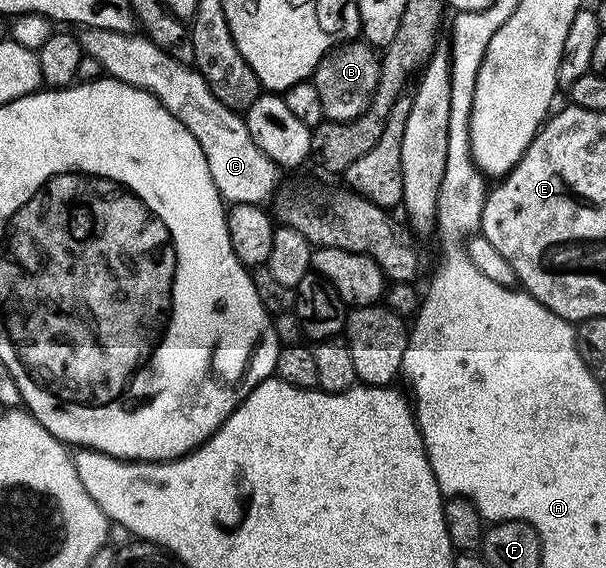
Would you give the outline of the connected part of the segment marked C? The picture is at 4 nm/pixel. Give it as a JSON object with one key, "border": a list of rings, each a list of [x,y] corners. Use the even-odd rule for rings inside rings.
{"border":[[[85,27],[77,38],[82,54],[101,61],[104,72],[112,79],[148,91],[161,101],[189,133],[201,145],[213,185],[217,185],[220,195],[228,204],[258,203],[266,204],[266,199],[275,191],[279,183],[280,168],[253,141],[247,128],[246,118],[240,112],[230,111],[209,89],[209,85],[199,76],[194,66],[169,57],[157,45],[153,45],[139,33],[117,33],[109,29]]]}

